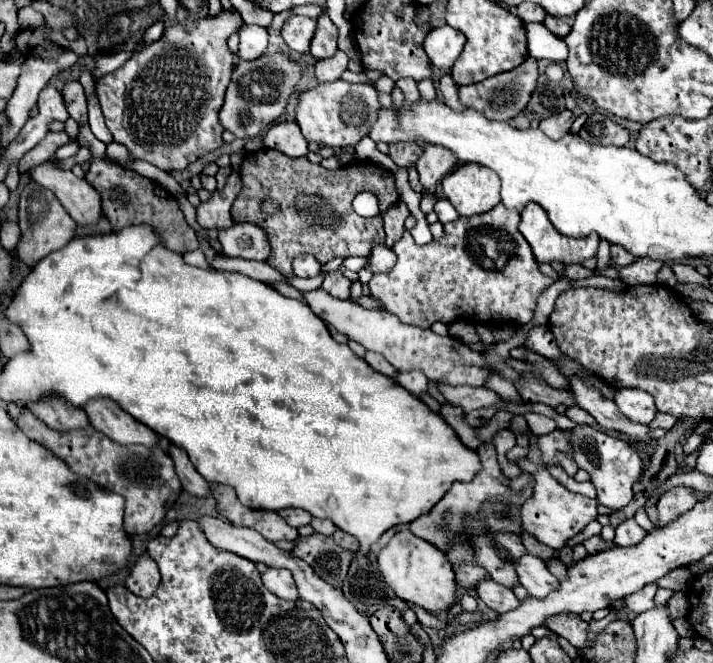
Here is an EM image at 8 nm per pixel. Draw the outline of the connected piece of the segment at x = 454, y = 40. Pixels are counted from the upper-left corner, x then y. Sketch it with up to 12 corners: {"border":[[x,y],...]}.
{"border":[[449,25],[431,29],[423,45],[431,65],[449,71],[465,35]]}

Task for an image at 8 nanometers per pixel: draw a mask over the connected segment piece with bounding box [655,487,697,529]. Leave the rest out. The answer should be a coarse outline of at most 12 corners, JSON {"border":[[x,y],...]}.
{"border":[[687,487],[667,491],[657,501],[655,529],[693,509],[697,497]]}

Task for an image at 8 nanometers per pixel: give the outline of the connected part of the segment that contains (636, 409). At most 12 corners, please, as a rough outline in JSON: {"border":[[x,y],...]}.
{"border":[[617,389],[619,411],[647,425],[657,413],[653,397],[639,389]]}

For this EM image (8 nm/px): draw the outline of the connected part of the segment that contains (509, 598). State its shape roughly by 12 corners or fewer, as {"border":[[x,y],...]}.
{"border":[[481,579],[475,593],[497,613],[511,611],[519,599],[505,585]]}

